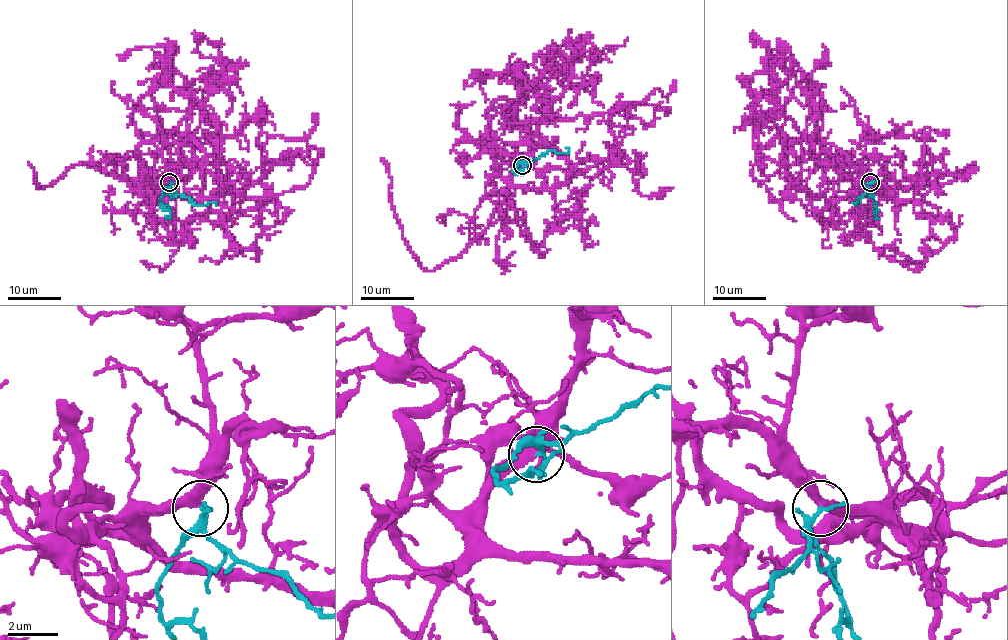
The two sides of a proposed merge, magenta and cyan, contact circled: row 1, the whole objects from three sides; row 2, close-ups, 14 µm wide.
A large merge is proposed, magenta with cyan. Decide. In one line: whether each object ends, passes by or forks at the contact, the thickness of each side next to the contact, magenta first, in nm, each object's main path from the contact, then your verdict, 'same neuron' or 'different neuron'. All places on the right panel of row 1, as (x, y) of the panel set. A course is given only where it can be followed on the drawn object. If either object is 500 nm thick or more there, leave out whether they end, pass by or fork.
magenta passes by | cyan forks | 400/140 nm | magenta via (870, 181), (882, 184), (862, 187), (823, 150), (818, 109), (803, 94), (811, 84), (780, 45), (782, 55) | cyan via (870, 183), (855, 205), (857, 203), (851, 201) | same neuron

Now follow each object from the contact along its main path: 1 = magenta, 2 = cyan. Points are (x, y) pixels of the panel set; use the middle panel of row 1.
1: (522, 166), (499, 174), (485, 113), (522, 97), (525, 81), (470, 77)
2: (522, 166), (549, 151), (566, 152), (566, 147)

